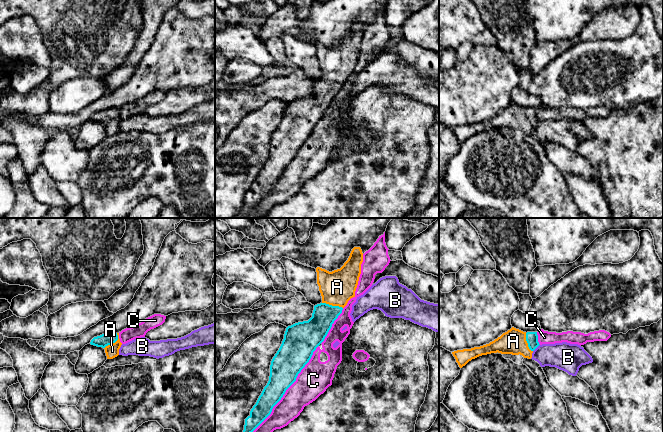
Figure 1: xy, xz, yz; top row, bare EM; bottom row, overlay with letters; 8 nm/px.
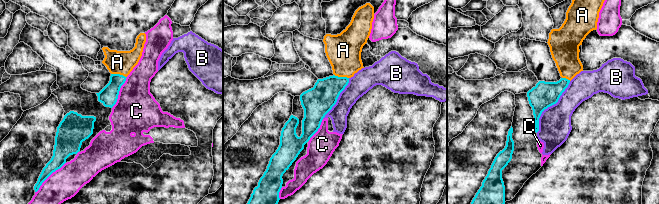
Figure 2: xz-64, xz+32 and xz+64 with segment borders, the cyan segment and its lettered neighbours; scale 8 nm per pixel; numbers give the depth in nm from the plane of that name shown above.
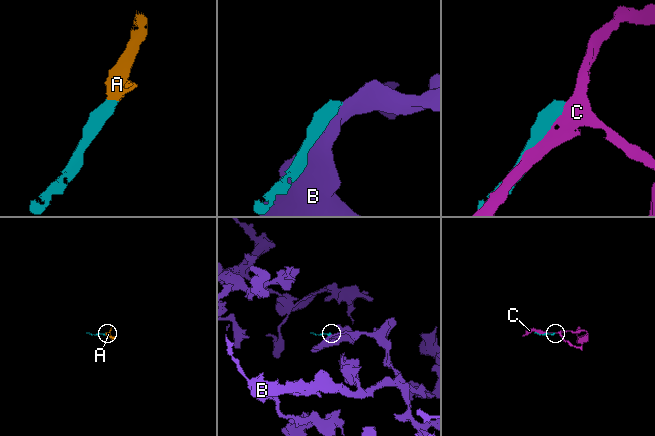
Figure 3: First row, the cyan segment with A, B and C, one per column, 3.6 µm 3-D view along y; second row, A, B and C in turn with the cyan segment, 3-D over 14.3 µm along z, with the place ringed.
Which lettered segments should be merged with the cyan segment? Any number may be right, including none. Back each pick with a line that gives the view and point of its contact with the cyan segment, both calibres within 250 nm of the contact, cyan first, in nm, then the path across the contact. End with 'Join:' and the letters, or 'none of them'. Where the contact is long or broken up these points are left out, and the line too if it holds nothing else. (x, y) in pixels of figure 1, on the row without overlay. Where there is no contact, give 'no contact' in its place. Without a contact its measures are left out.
A: xz (331, 81) | 200/280 nm | across xz (314, 107), (331, 81), (337, 63)
Join: A

